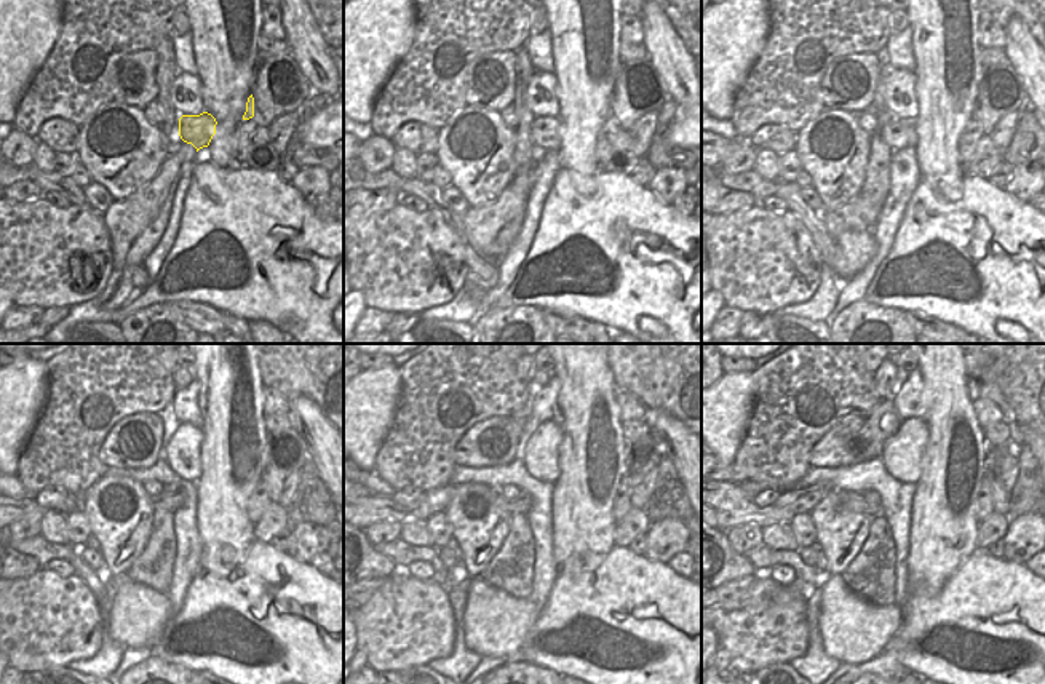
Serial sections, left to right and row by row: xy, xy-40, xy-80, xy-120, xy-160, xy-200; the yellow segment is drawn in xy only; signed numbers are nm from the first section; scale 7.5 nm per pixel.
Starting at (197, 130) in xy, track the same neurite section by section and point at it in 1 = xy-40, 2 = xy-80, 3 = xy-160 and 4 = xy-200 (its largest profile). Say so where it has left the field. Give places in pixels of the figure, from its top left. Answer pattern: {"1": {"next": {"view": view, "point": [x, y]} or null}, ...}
{"1": {"next": {"view": "xy-40", "point": [545, 131]}}, "2": {"next": {"view": "xy-80", "point": [898, 133]}}, "3": {"next": {"view": "xy-160", "point": [520, 505]}}, "4": {"next": {"view": "xy-200", "point": [852, 501]}}}

